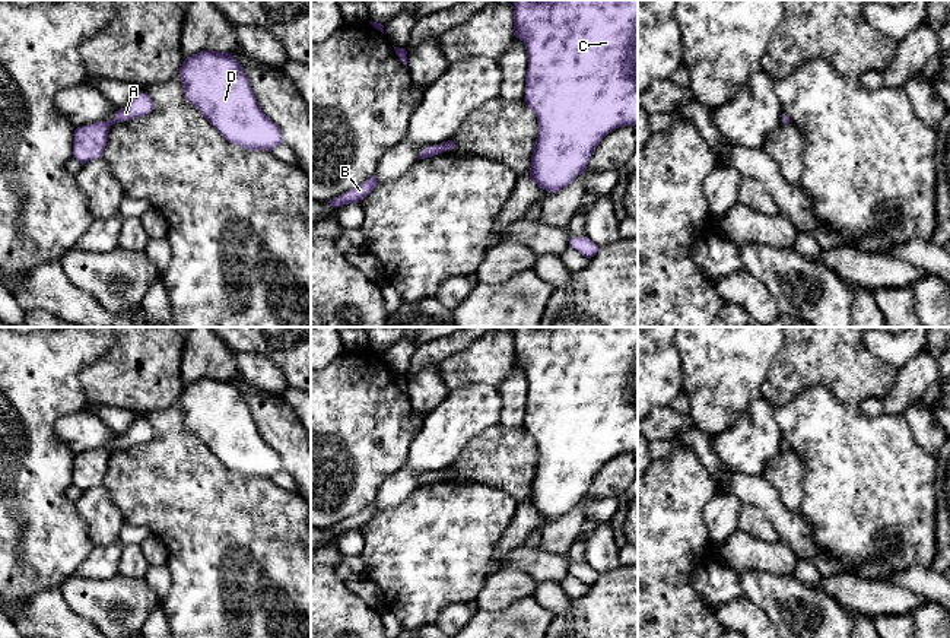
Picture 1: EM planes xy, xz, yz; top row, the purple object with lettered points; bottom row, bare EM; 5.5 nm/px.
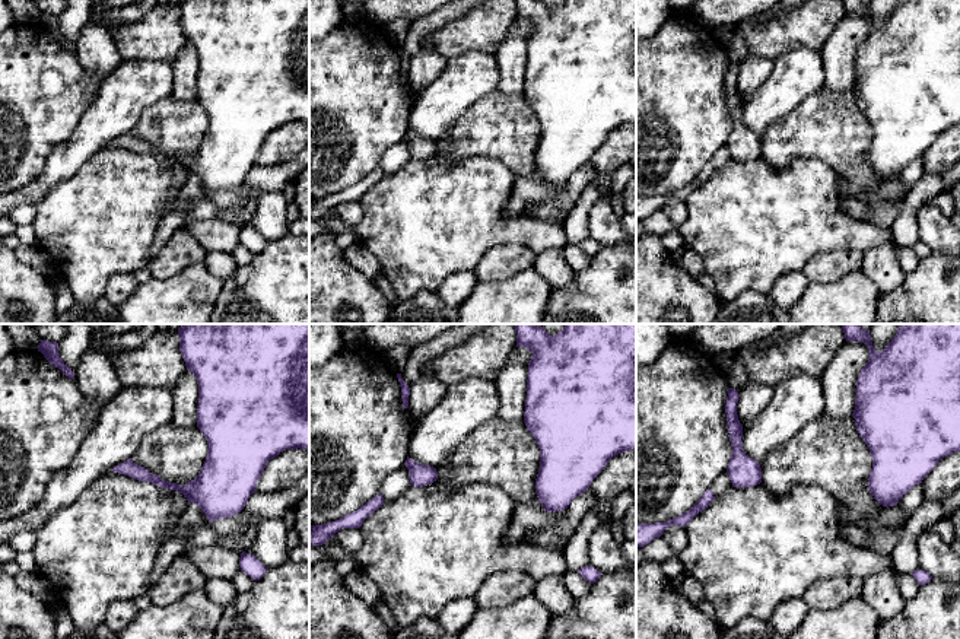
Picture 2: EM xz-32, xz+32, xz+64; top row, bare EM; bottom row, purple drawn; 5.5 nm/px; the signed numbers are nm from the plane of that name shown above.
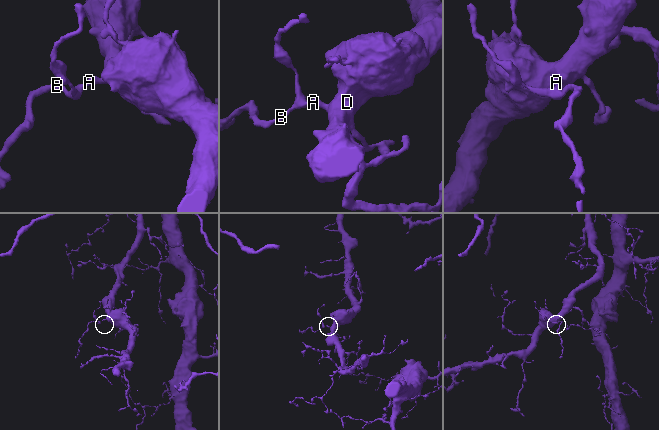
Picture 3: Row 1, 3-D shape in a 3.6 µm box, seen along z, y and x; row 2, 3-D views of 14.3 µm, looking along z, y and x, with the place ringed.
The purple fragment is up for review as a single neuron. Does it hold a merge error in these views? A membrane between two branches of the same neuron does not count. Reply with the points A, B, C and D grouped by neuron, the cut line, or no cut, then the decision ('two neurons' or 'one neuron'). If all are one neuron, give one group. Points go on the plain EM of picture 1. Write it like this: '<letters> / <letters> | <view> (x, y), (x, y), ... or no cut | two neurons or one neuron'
A B C D | no cut | one neuron

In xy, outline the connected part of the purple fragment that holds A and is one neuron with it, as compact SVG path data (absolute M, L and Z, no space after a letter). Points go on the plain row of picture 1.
M137 419L124 435L115 438L112 447L98 448L95 451L86 451L76 456L73 464L73 485L76 485L82 492L90 486L102 485L108 469L108 460L114 450L144 444L152 437L153 429L150 423L143 419Z

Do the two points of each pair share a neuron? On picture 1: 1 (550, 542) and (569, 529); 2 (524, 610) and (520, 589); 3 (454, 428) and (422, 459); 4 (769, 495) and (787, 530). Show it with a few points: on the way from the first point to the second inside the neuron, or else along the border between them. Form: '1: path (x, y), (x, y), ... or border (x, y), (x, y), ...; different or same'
1: path (555, 537), (565, 530); same
2: border (531, 594), (517, 599), (501, 609), (491, 610); different
3: path (447, 434), (429, 451); same
4: path (771, 504), (785, 521); same

